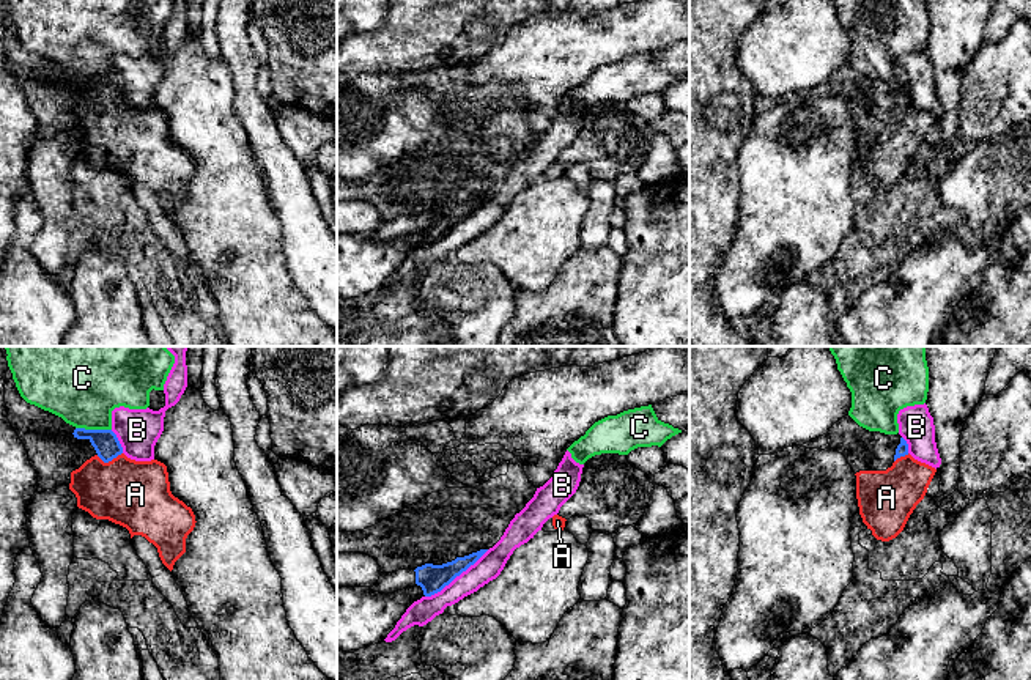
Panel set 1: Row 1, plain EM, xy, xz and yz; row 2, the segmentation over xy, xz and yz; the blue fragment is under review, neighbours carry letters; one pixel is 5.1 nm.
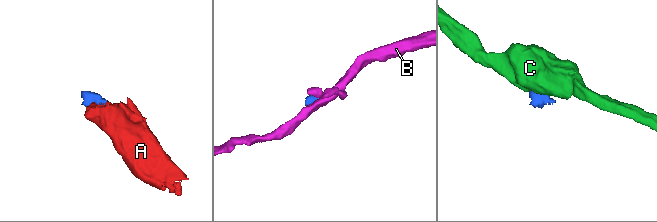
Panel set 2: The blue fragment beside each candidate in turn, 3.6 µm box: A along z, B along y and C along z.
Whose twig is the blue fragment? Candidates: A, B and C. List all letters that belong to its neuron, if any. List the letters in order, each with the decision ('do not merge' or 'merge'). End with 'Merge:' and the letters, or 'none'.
A: merge
B: do not merge
C: do not merge
Merge: A

